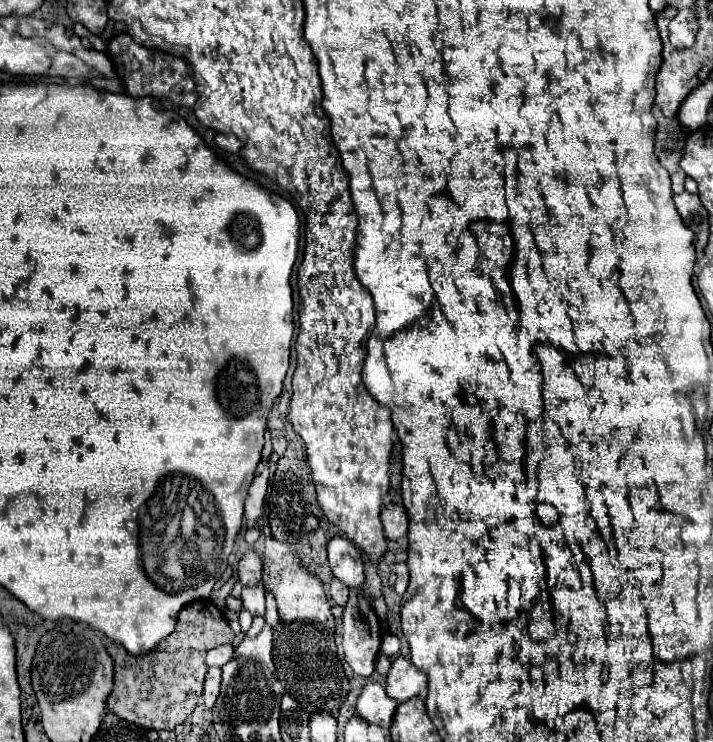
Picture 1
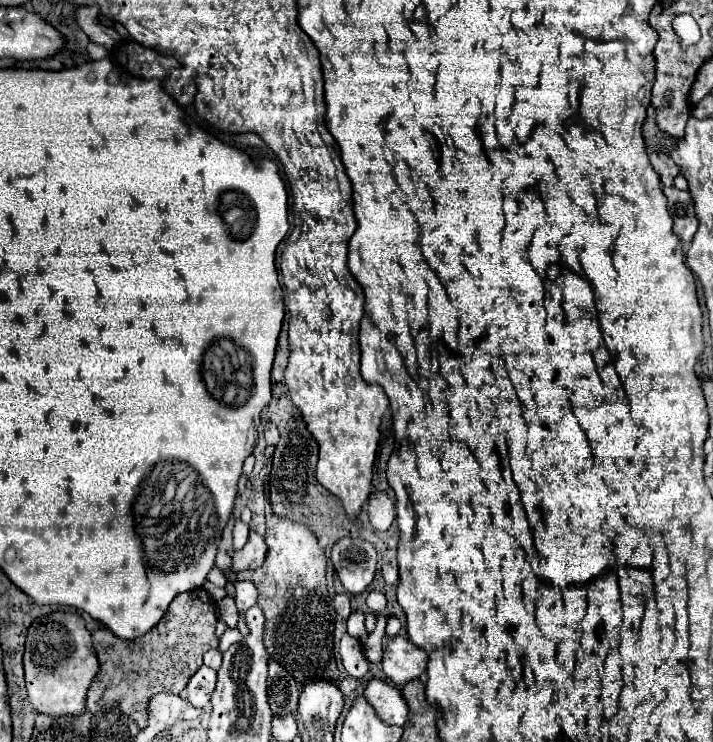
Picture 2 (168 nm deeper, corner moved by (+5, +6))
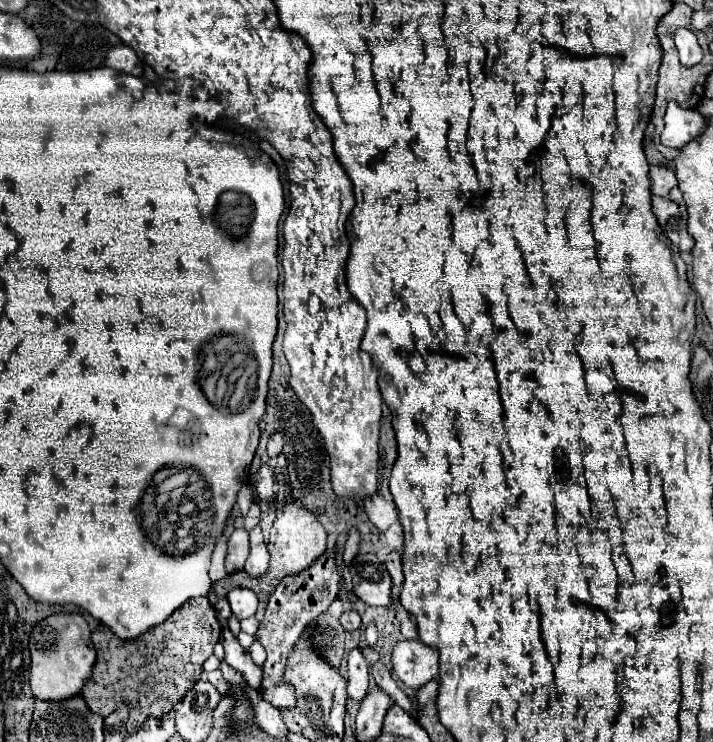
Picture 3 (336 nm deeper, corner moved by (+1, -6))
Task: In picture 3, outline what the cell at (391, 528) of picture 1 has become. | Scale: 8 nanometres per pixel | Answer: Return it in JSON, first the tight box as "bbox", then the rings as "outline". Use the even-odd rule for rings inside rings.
{"bbox":[363,494,397,532],"outline":[[[373,494],[373,496],[363,498],[363,508],[365,508],[371,524],[379,532],[385,532],[397,520],[397,508],[395,508],[395,504],[385,502],[385,498],[381,494]]]}

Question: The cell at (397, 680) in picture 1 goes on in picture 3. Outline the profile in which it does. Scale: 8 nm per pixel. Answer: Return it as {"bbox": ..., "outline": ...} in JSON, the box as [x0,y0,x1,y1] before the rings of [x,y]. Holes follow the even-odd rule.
{"bbox":[393,640,439,688],"outline":[[[401,640],[393,648],[393,672],[411,688],[421,688],[439,674],[437,648],[425,646],[421,640]]]}

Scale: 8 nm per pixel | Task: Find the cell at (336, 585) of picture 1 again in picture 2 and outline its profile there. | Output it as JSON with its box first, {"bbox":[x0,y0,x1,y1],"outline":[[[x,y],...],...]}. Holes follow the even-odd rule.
{"bbox":[333,594,351,620],"outline":[[[337,594],[333,598],[333,606],[335,606],[335,610],[337,610],[339,616],[343,616],[345,620],[349,618],[349,614],[351,614],[351,600],[349,600],[347,594]]]}

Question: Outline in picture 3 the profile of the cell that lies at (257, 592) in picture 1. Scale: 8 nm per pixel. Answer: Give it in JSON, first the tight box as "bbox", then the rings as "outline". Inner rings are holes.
{"bbox":[227,588,257,620],"outline":[[[233,588],[227,592],[227,602],[231,606],[231,612],[243,620],[243,618],[249,618],[249,616],[255,616],[257,612],[257,596],[255,592],[247,590],[247,588]]]}

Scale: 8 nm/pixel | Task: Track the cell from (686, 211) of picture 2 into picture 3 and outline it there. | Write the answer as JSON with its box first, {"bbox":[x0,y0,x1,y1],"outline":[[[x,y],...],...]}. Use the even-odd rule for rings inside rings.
{"bbox":[651,196,695,252],"outline":[[[653,196],[651,204],[653,204],[653,214],[657,216],[657,222],[663,228],[663,232],[667,234],[667,238],[681,252],[689,252],[695,242],[687,232],[685,204],[679,204],[679,202],[673,202],[669,198],[661,198],[661,196]]]}

